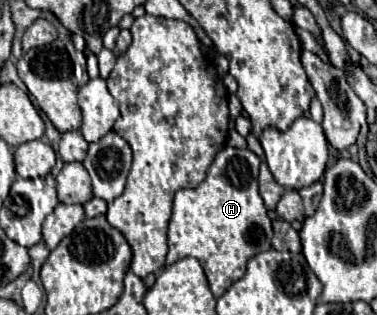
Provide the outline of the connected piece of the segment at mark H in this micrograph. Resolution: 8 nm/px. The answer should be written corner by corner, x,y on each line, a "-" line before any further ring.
225,146
217,152
205,180
195,188
179,190
173,200
173,214
169,220
169,252
165,264
169,266
187,256
197,258
215,298
219,298
235,280
243,276
251,256
271,248
271,220
257,190
259,164
261,160
251,150

